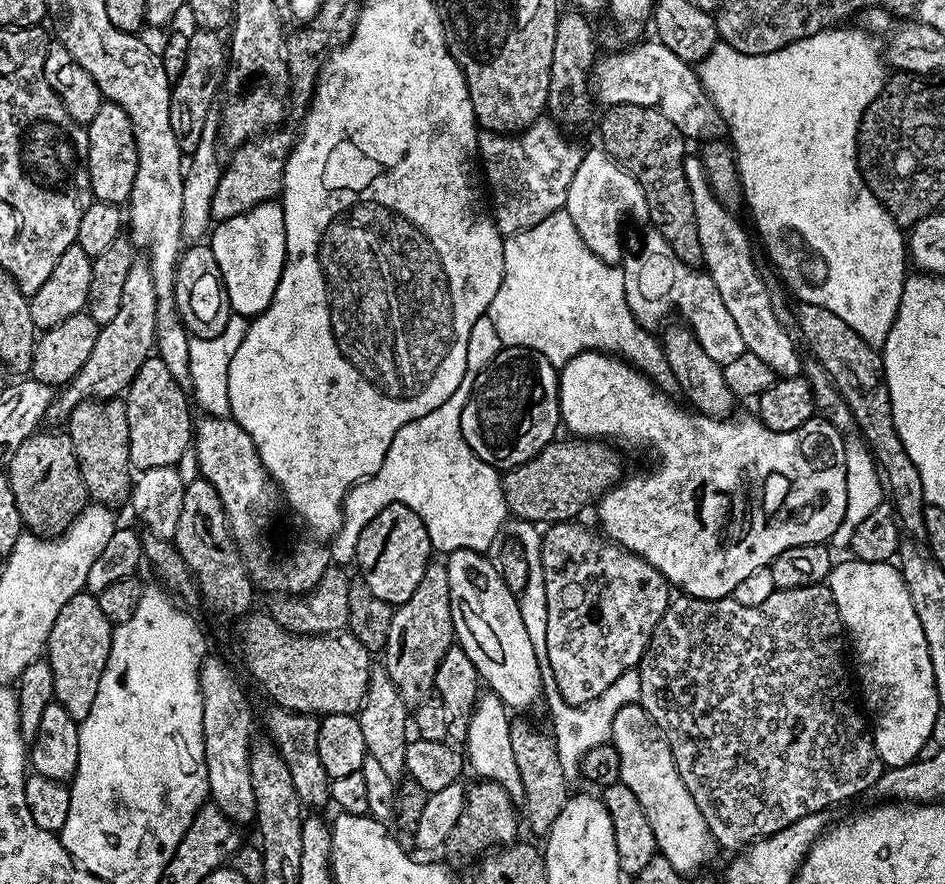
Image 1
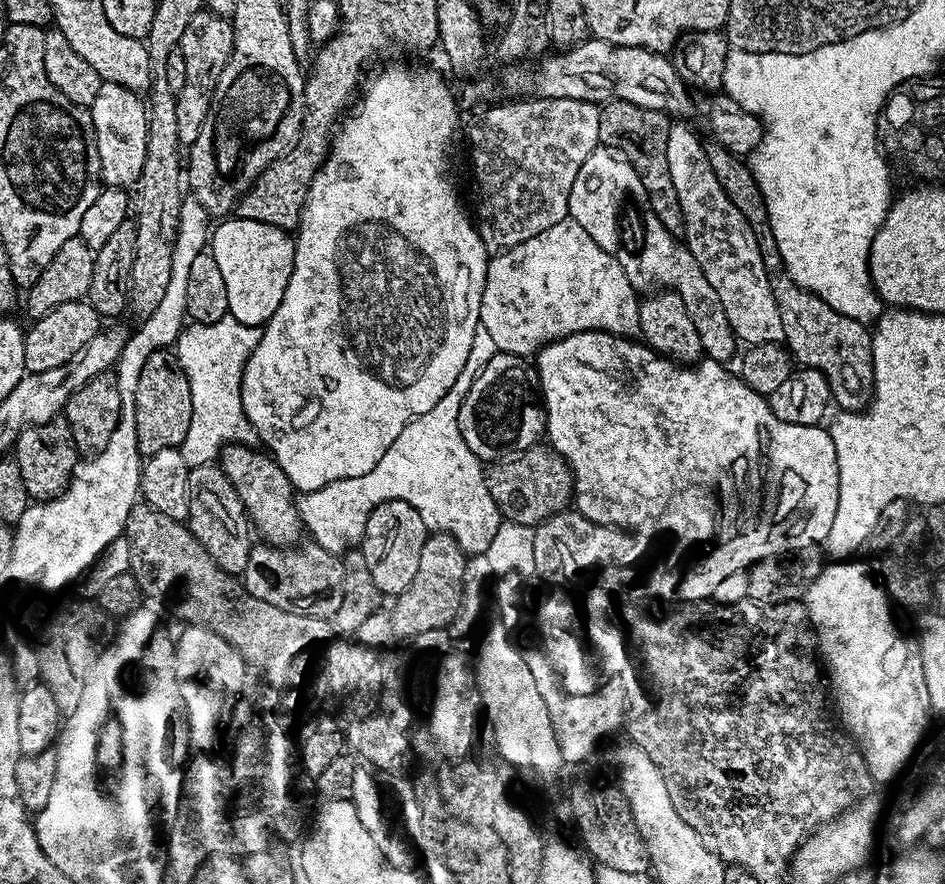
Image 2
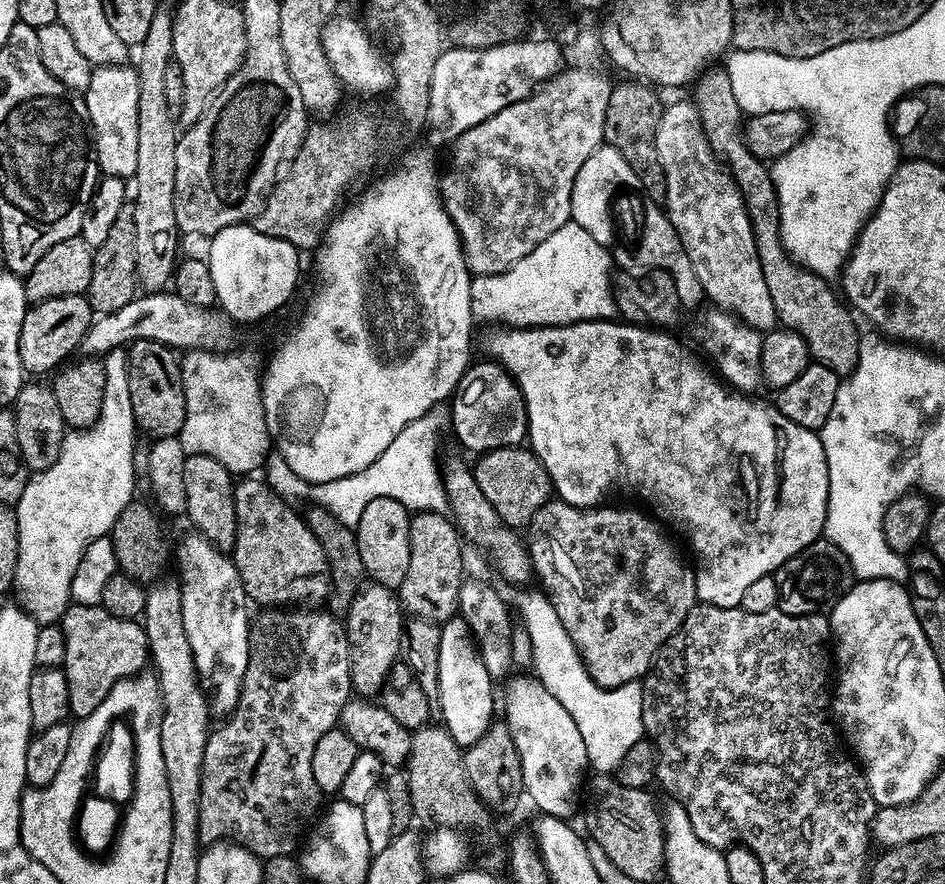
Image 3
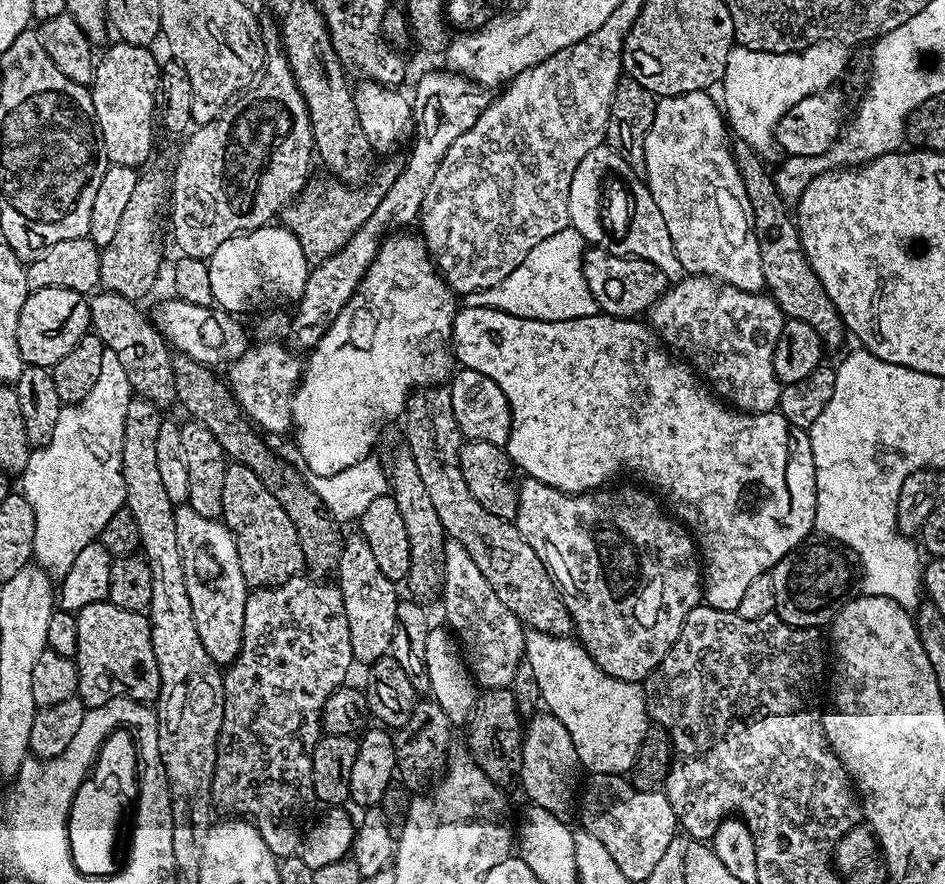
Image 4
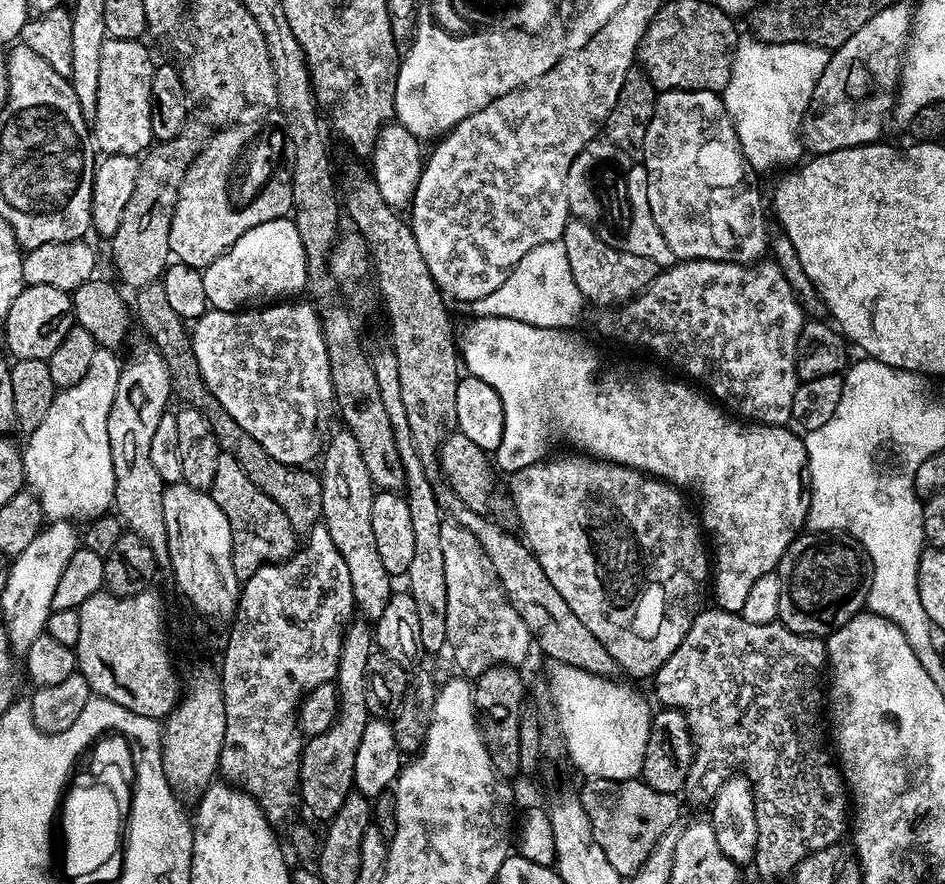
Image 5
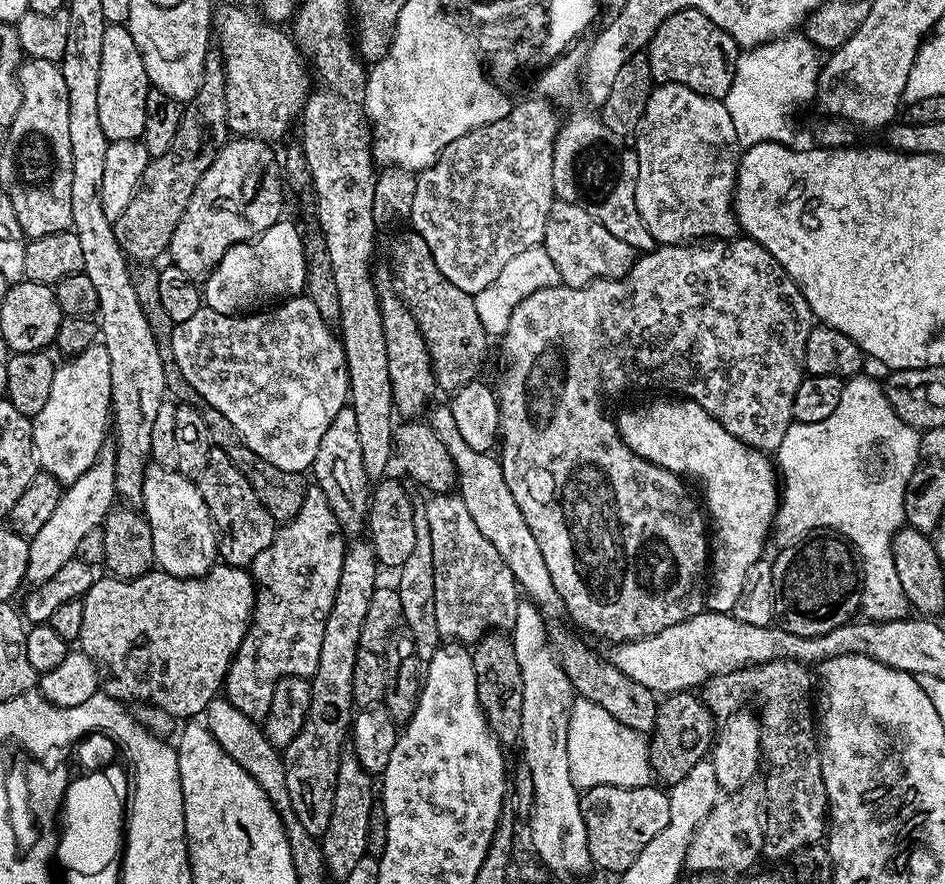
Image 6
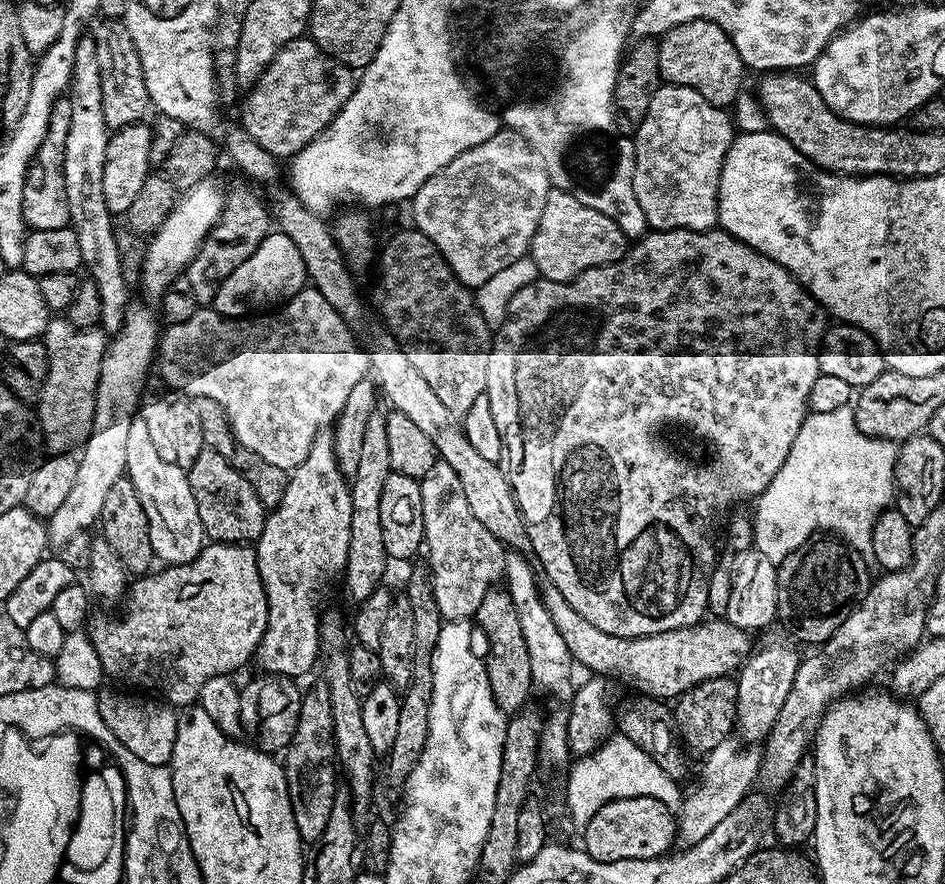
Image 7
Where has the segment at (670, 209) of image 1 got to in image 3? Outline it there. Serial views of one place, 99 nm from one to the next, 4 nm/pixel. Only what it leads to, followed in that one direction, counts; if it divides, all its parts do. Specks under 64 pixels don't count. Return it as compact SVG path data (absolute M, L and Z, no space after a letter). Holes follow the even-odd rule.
M624 78L624 81L613 83L610 102L606 102L606 122L604 123L604 144L613 147L618 154L622 155L626 162L630 164L630 169L634 170L639 180L639 187L645 188L649 192L651 199L656 202L664 199L664 175L662 166L658 162L658 150L656 149L656 131L660 115L665 110L665 105L660 104L661 93L655 87L641 82L636 78Z

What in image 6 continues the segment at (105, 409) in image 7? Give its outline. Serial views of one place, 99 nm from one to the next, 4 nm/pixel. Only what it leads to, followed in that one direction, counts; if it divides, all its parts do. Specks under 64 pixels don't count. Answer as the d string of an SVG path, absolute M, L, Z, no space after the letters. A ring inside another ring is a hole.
M105 446L100 449L100 458L95 466L86 470L86 474L78 477L73 484L67 485L54 514L50 514L49 520L46 521L46 526L42 526L42 530L38 530L38 534L34 534L28 540L27 579L39 582L58 574L58 570L62 570L62 566L66 566L66 562L75 557L82 534L101 527L104 516L117 500L116 453L111 447Z

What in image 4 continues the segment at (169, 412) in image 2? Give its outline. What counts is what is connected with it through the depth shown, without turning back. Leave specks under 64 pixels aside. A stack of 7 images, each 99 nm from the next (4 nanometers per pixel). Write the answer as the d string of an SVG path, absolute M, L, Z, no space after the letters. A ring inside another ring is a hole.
M97 291L88 301L88 309L92 315L91 331L104 343L105 349L118 354L118 362L122 362L122 370L133 393L164 410L168 403L176 400L173 355L153 321L148 316L144 317L136 307L133 301L117 292Z

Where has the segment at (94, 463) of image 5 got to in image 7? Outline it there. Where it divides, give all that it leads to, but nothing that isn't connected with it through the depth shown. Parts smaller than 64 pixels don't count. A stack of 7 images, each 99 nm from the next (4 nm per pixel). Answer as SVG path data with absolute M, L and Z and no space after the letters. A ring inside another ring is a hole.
M66 318L49 319L48 332L53 335L52 340L47 341L50 353L48 381L38 401L38 419L47 451L64 454L72 450L75 444L76 447L83 445L92 430L96 387L104 361L106 336L99 327L81 330Z

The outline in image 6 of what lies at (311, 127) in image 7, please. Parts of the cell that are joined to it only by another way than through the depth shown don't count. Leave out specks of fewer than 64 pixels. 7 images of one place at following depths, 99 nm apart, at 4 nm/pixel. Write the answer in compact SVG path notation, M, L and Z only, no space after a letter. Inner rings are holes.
M217 3L214 8L214 28L218 36L220 32L218 51L224 57L226 74L224 97L228 130L237 137L255 136L276 141L287 134L292 119L303 113L314 80L306 71L305 57L295 39L289 33L287 36L280 32L284 30L279 27L257 20L232 4Z

